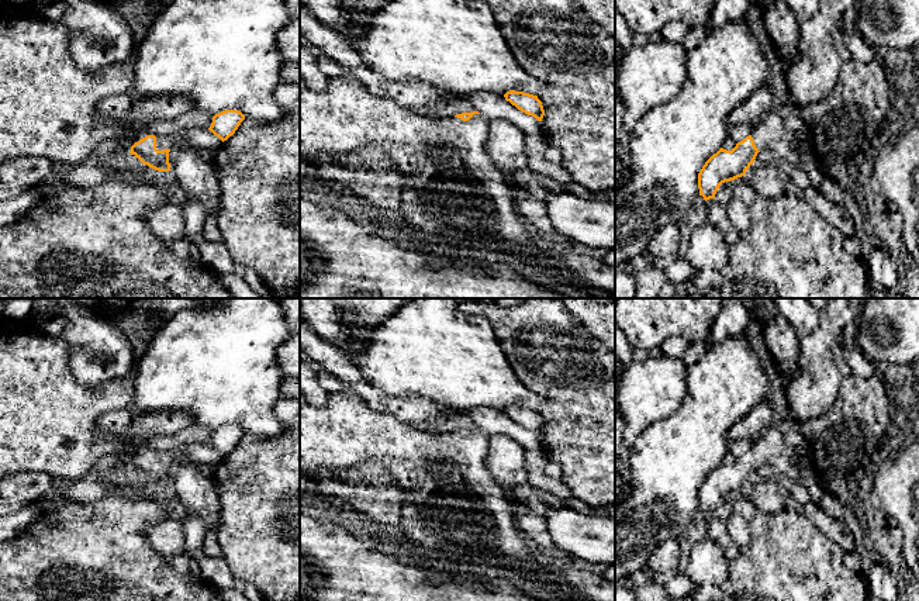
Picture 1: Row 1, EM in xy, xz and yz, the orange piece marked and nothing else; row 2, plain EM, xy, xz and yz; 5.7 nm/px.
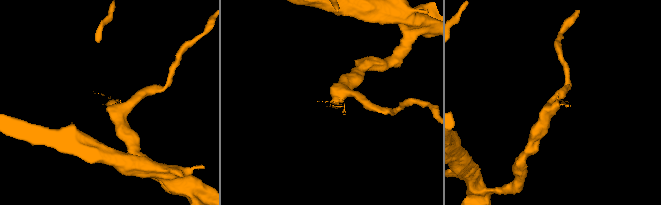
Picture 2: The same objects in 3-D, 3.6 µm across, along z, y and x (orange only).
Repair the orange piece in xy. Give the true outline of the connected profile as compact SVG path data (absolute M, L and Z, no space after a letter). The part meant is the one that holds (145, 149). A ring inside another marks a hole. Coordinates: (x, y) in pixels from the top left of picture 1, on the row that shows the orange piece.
M15 8L11 15L0 17L0 163L21 156L39 156L53 165L75 166L83 163L101 142L127 137L134 144L131 155L155 170L169 172L169 152L175 145L169 135L145 135L138 125L121 124L115 118L103 120L96 115L100 101L131 90L134 72L134 56L94 73L84 72L75 65L69 48L69 31L63 24L51 23L21 8Z

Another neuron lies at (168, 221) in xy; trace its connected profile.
M166 203L153 210L148 217L149 227L159 238L180 239L184 238L183 208Z

